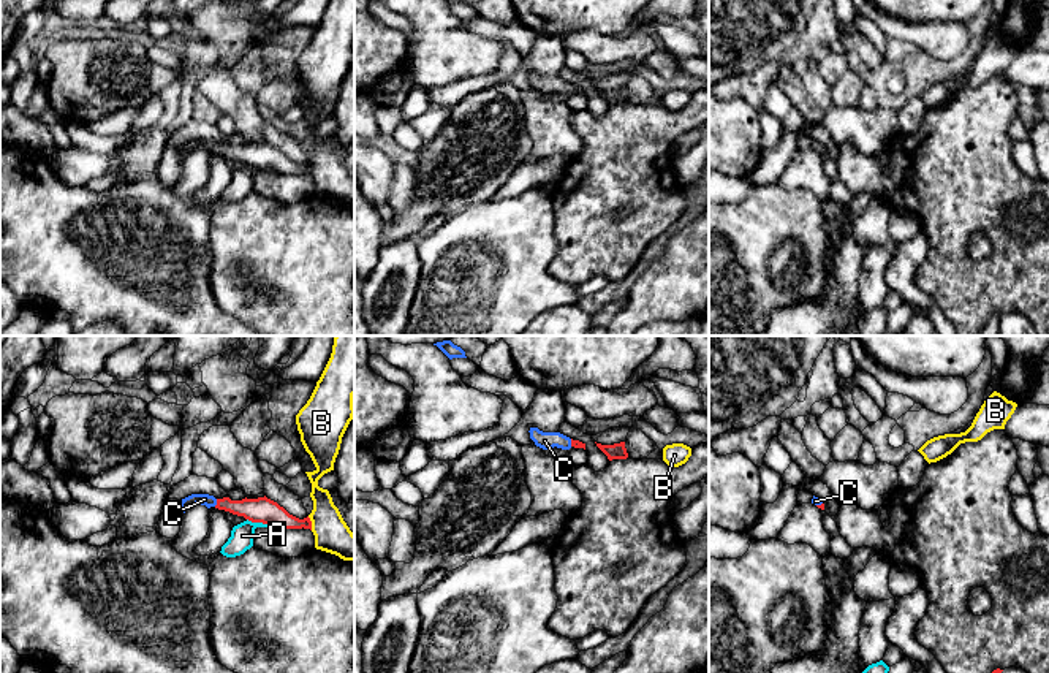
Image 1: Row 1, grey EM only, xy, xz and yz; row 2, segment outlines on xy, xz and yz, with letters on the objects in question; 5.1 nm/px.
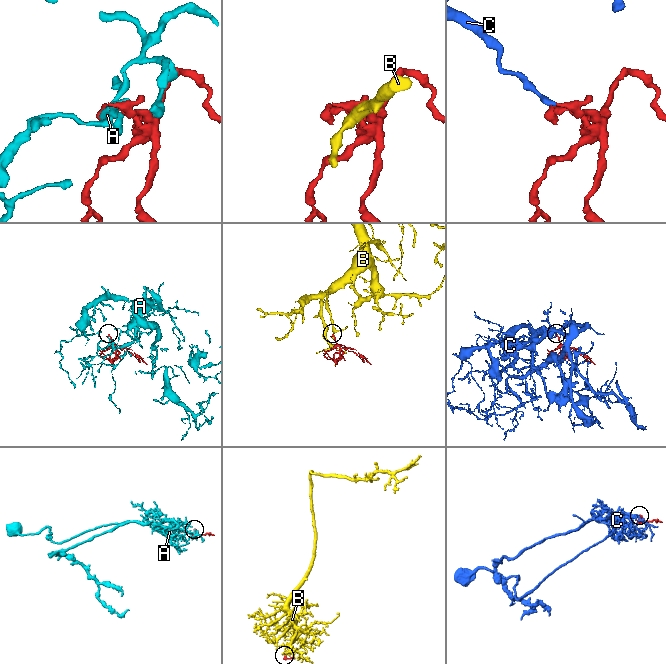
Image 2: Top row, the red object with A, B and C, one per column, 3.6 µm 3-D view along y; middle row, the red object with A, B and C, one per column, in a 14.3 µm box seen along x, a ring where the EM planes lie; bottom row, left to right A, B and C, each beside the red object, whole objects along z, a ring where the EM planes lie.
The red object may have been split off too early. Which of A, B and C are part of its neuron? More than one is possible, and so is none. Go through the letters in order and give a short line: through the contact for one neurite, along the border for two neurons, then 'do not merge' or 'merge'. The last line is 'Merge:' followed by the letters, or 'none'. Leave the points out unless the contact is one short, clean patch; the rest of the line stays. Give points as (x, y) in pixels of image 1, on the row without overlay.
A: do not merge
B: do not merge
C: line xy (263, 155), (217, 148), (204, 144); merge
Merge: C

